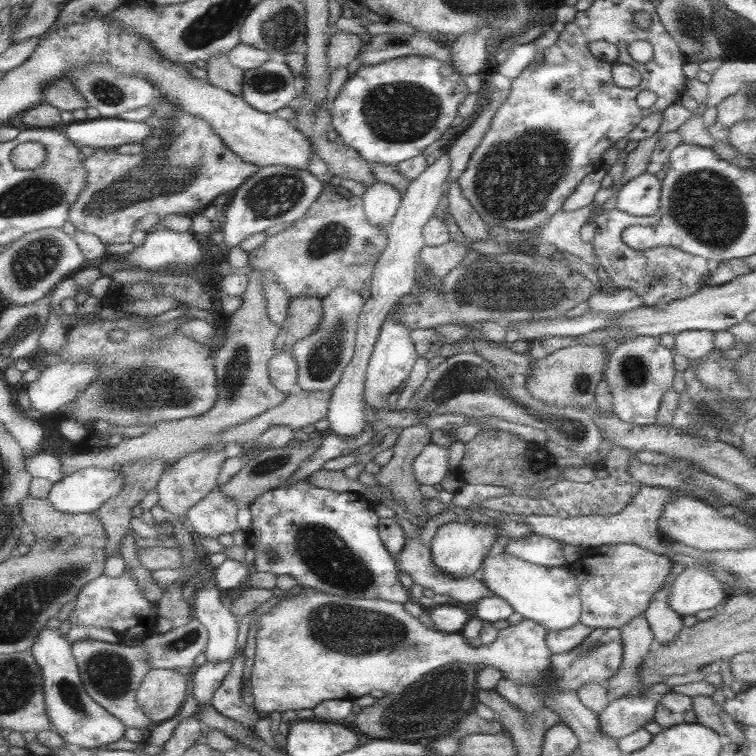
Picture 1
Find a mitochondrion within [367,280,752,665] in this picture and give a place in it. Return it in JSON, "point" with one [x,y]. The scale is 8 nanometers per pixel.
{"point":[460,378]}

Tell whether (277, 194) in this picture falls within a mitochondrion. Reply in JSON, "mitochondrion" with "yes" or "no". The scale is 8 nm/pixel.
{"mitochondrion":"yes"}

